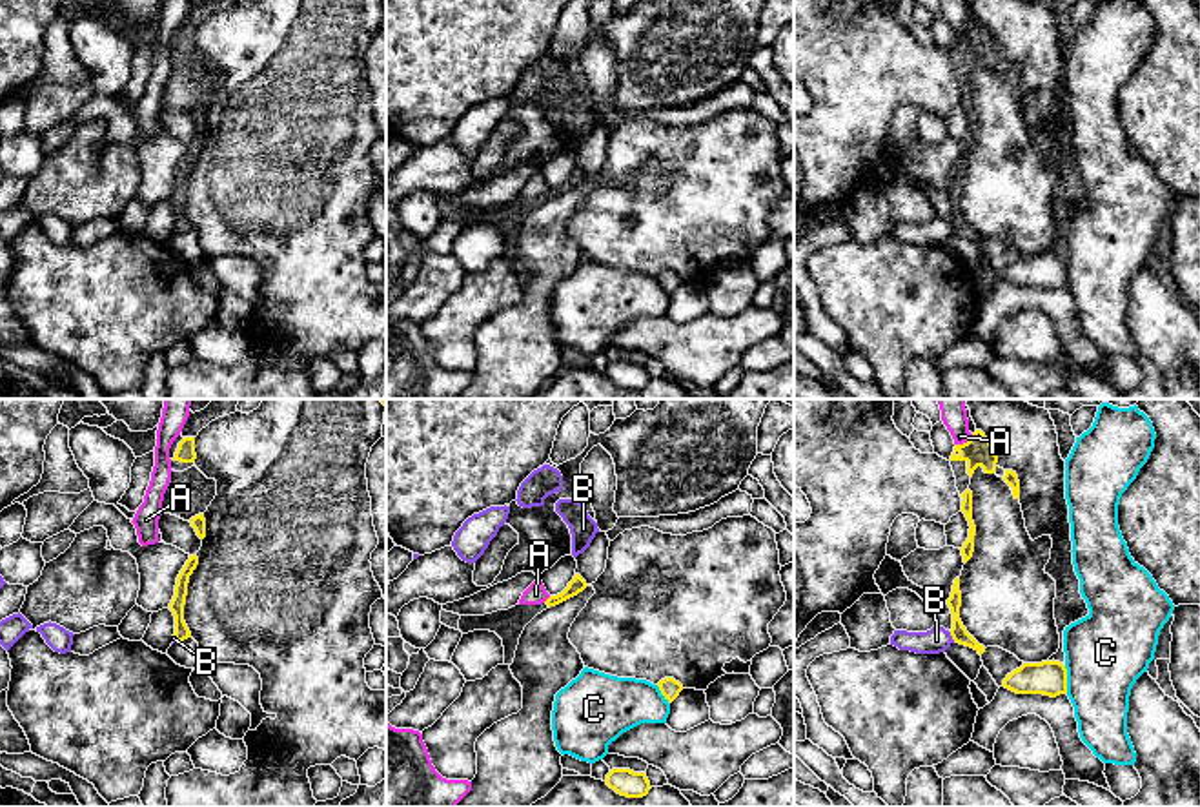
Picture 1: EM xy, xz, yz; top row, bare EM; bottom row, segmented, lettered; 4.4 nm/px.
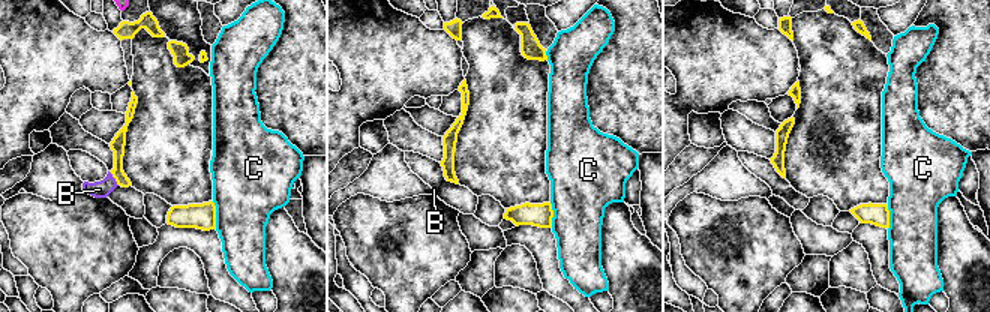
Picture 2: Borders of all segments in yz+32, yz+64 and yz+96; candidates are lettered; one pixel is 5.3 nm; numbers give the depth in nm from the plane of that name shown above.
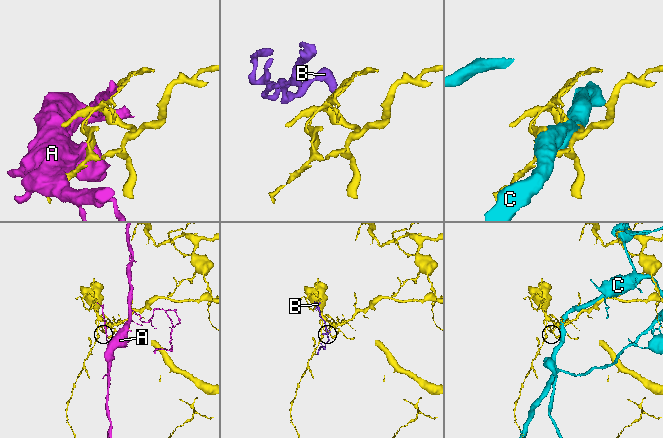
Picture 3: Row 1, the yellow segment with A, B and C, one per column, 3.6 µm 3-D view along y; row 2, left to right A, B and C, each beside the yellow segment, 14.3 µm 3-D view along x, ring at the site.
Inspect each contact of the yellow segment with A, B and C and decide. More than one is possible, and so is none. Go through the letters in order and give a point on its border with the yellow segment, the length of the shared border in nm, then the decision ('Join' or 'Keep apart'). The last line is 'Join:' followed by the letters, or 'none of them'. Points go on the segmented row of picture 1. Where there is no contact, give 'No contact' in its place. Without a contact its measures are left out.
A: Touches yellow at yz (964, 443). Shared border 90 nm. Keep apart
B: Touches yellow at yz (951, 634). Shared border 50 nm. Keep apart
C: Touches yellow at yz (1066, 680). Shared border 130 nm. Keep apart
Join: none of them

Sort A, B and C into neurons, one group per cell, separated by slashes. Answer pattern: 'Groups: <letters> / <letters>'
Groups: A / B / C

